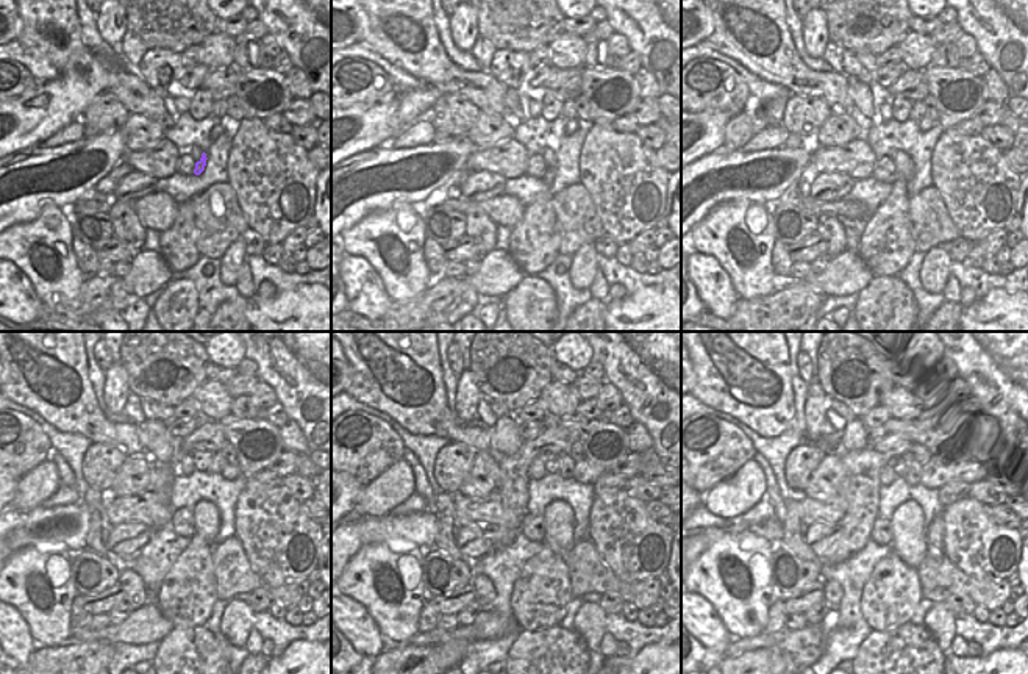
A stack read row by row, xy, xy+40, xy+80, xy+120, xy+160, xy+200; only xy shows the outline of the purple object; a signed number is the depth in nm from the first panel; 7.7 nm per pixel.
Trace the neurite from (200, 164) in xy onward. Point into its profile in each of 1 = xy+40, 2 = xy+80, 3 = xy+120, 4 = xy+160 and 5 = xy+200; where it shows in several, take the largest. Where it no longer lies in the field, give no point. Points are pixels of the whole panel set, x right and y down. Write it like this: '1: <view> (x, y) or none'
1: xy+40 (549, 177)
2: xy+80 (886, 246)
3: xy+120 (186, 598)
4: xy+160 (539, 598)
5: xy+200 (889, 598)

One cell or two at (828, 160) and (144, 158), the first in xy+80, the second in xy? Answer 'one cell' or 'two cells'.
one cell

